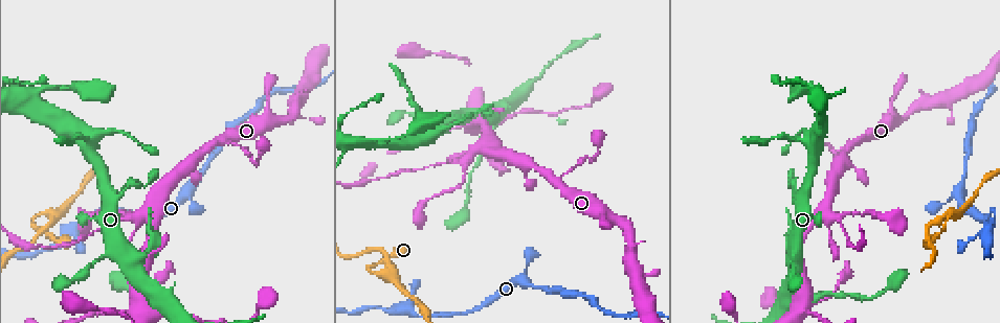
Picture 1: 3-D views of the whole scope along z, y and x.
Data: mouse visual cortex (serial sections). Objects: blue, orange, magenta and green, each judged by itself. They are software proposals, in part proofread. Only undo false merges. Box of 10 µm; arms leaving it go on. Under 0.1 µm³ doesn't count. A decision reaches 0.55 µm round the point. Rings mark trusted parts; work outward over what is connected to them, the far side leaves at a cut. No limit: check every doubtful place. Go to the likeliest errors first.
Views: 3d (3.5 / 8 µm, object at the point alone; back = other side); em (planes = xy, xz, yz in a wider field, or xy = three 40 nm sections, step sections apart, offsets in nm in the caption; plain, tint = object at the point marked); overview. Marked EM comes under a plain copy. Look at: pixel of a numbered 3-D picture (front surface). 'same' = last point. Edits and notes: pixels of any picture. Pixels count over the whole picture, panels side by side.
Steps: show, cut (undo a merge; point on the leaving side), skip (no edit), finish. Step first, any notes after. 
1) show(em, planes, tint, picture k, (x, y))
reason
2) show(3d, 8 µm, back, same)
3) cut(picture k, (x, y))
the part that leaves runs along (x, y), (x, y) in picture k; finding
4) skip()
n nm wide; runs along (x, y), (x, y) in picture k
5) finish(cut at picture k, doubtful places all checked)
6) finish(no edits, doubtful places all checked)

show(3d, 8 µm, back, picture 1, (826, 207))
a fork

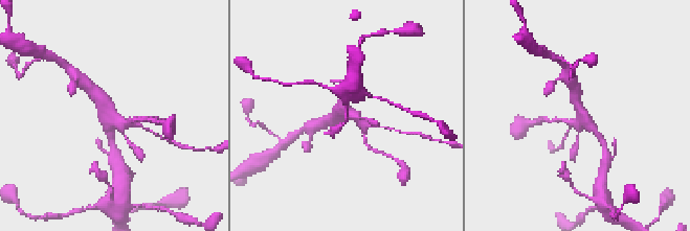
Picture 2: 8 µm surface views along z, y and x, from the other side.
show(3d, 3.5 µm, same)

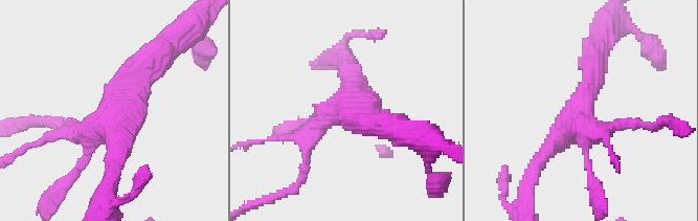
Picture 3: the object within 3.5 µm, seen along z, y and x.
skip()
runs along (595, 52), (593, 82), (537, 166) in picture 3; all the same cell

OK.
show(3d, 3.5 µm, picture 1, (951, 215))
branch point

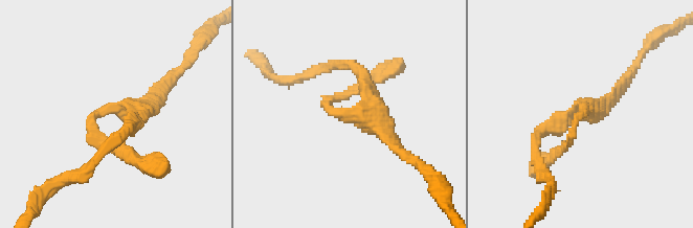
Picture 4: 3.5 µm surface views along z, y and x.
show(em, planes, tint, picture 4, (360, 116))
need the tissue

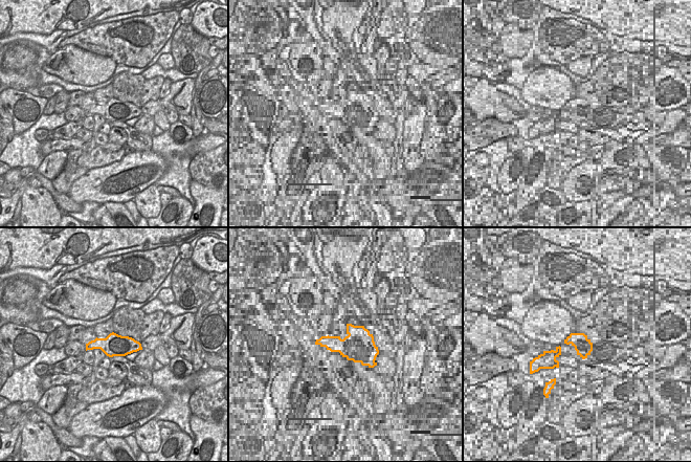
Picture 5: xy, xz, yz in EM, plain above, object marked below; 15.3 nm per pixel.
skip()
all the same cell

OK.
show(3d, 3.5 µm, picture 1, (129, 218))
two arms in line, one across

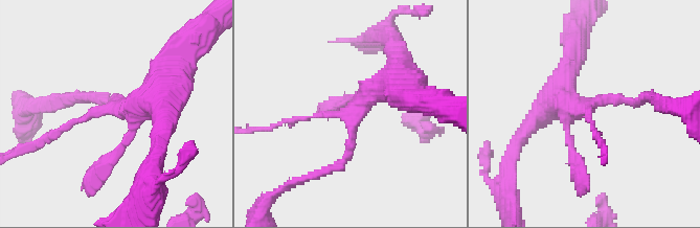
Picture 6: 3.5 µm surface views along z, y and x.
show(em, xy, step 5, tint, picture 6, (347, 114))
3 arms; arms of 100, 150, 400 nm

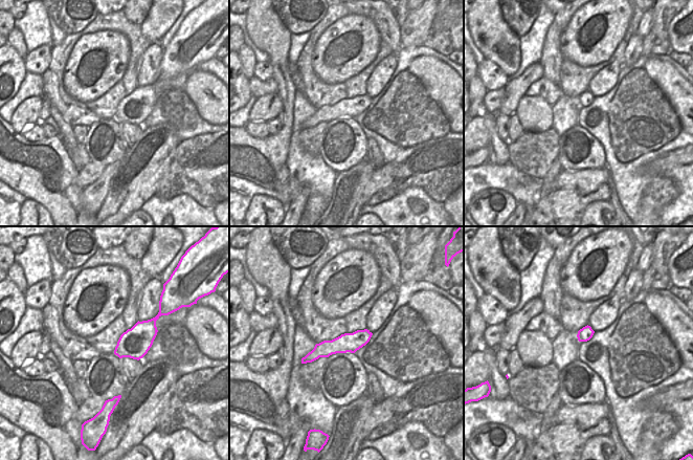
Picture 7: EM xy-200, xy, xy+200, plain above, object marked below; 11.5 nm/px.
skip()
runs along (399, 88), (347, 114), (351, 152), (328, 170) in picture 6; all the same cell

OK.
show(3d, 3.5 µm, picture 1, (155, 296))
three-way junction

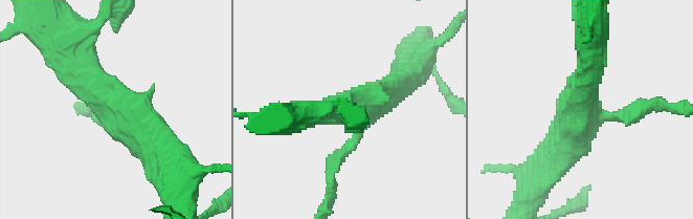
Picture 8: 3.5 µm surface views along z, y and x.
show(em, xy, step 5, tint, picture 8, (115, 104))

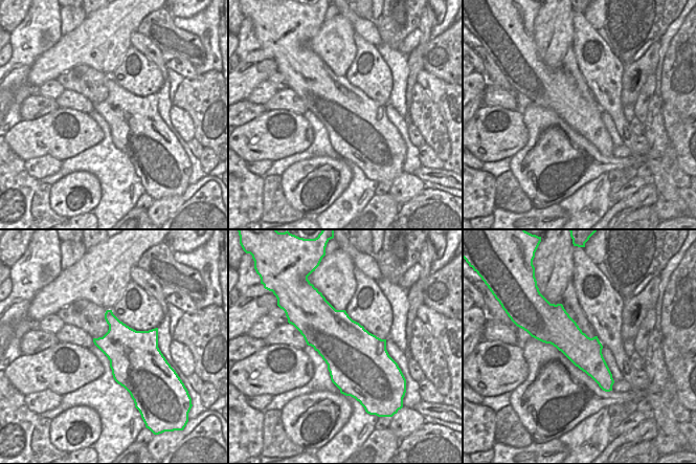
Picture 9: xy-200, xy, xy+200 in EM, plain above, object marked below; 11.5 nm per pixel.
skip()
arms of 200, 350, 500 nm; runs along (60, 52), (162, 150) in picture 8; one cell here

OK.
finish(no edits, doubtful places all checked)

